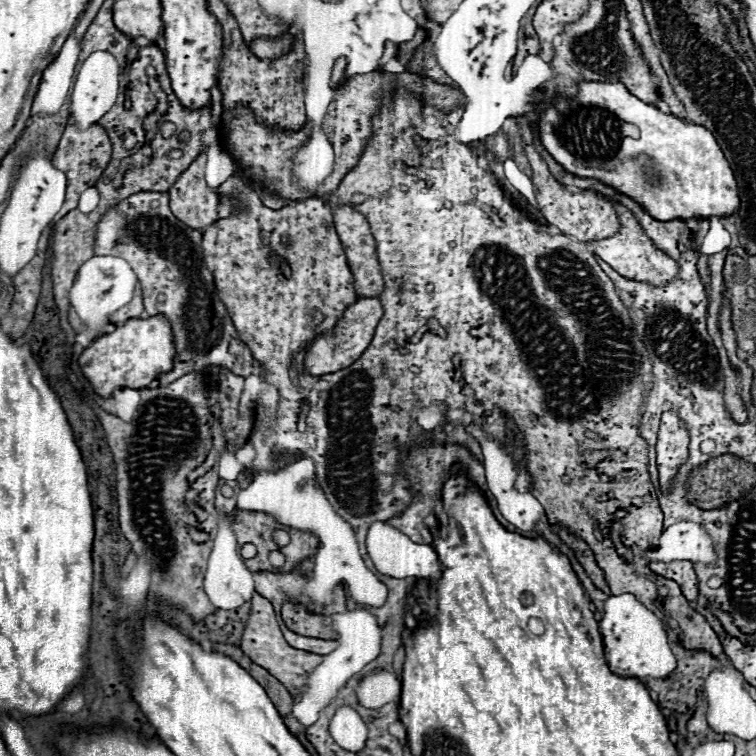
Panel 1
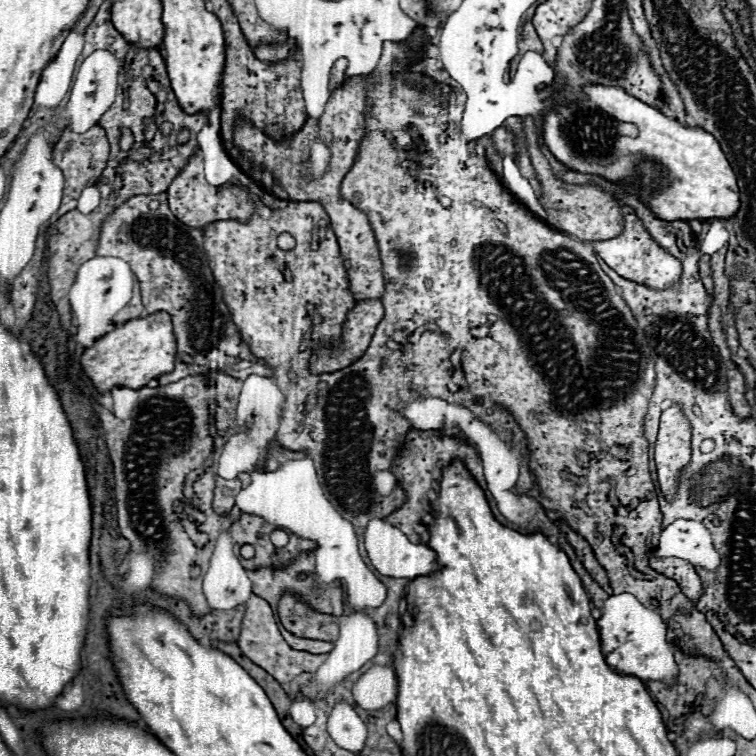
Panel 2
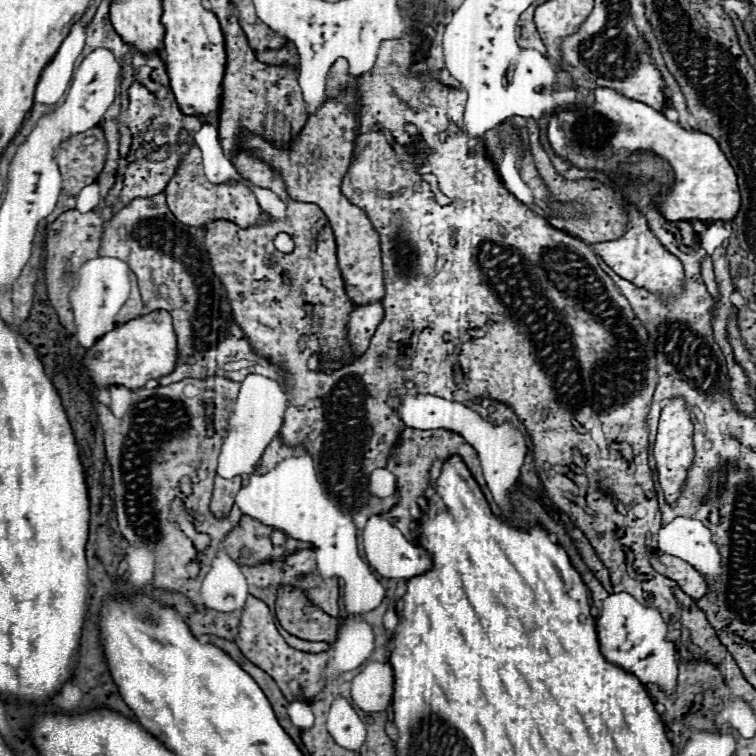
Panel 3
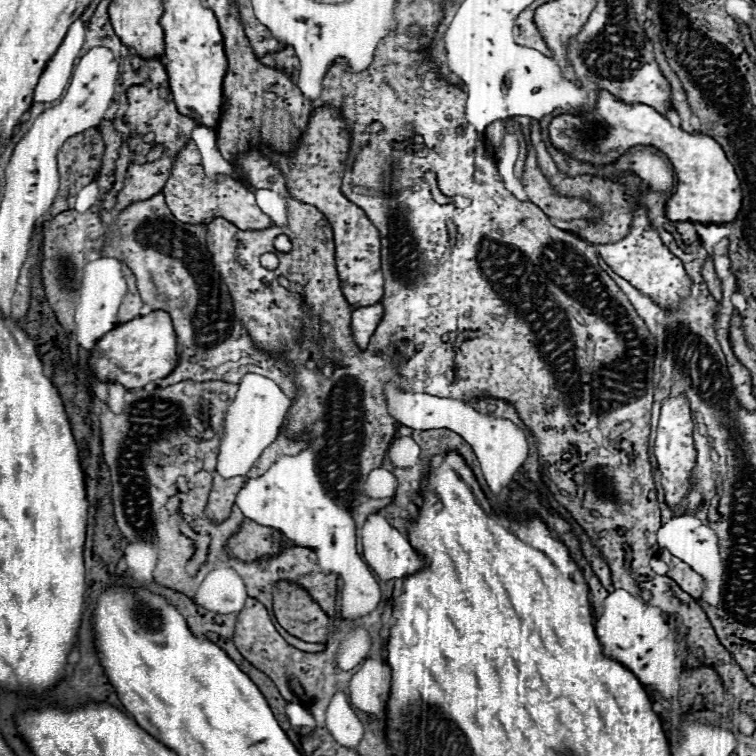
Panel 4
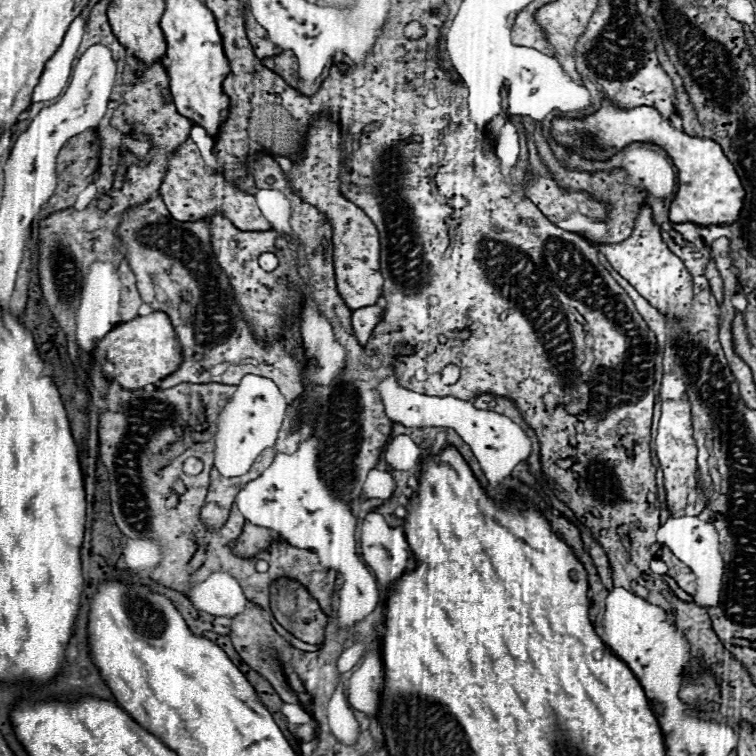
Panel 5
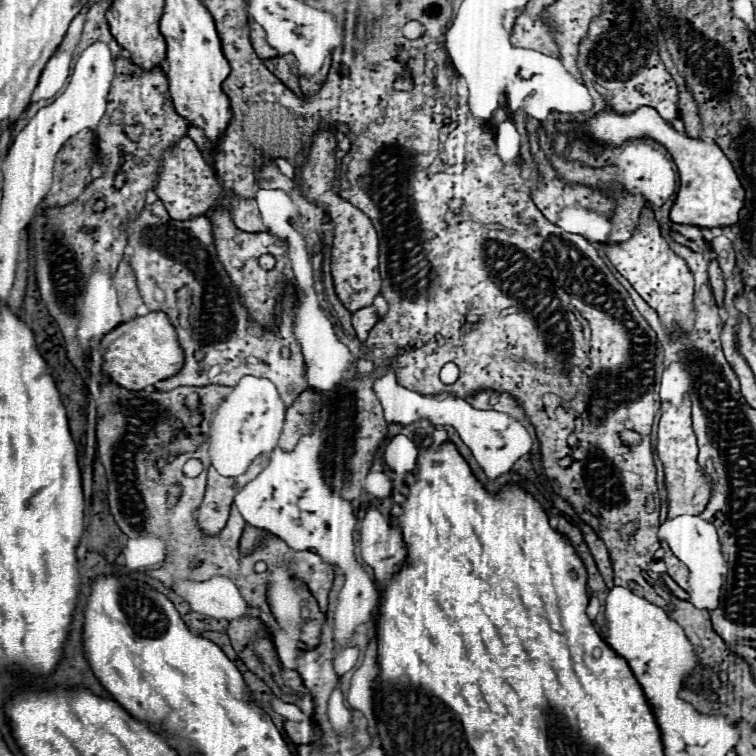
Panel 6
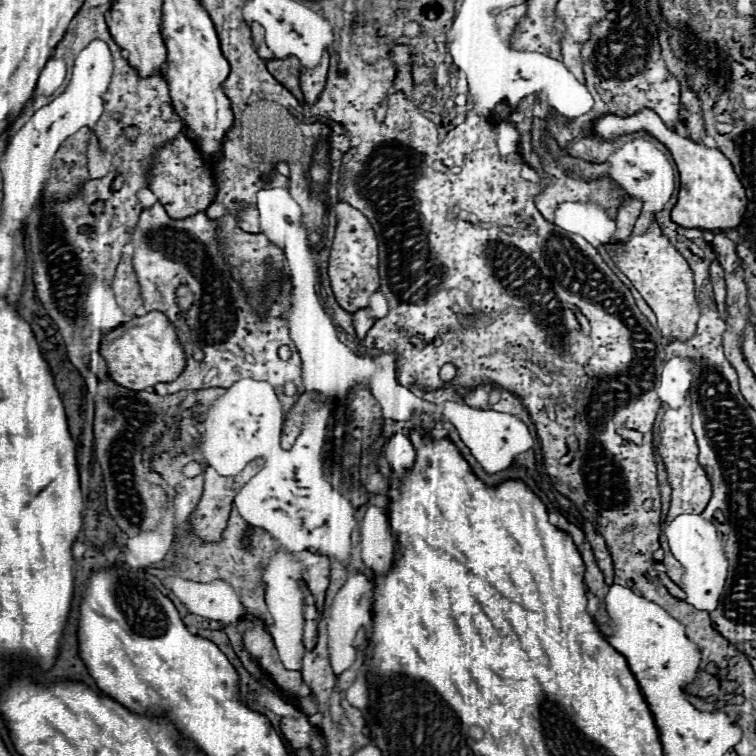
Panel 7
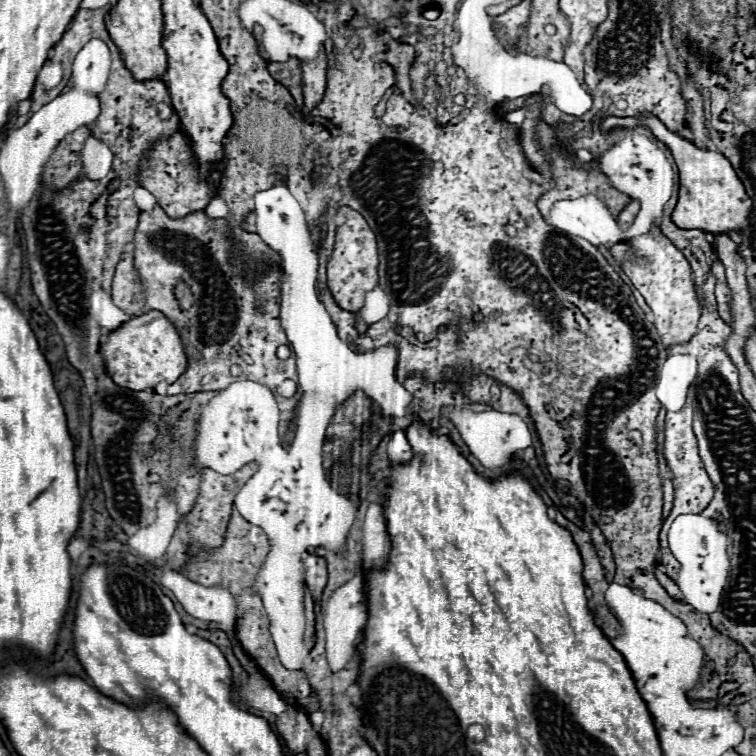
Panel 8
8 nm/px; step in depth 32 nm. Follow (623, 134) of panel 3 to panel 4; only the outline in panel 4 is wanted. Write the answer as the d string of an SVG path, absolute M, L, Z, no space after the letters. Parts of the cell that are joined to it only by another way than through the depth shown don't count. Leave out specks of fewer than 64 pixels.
M598 90L594 110L554 116L548 134L554 148L590 166L608 166L630 148L654 146L672 162L676 172L676 188L664 204L666 218L672 222L732 222L742 206L738 176L720 144L706 134L692 134L672 126L658 110L650 106L626 104L606 90Z

